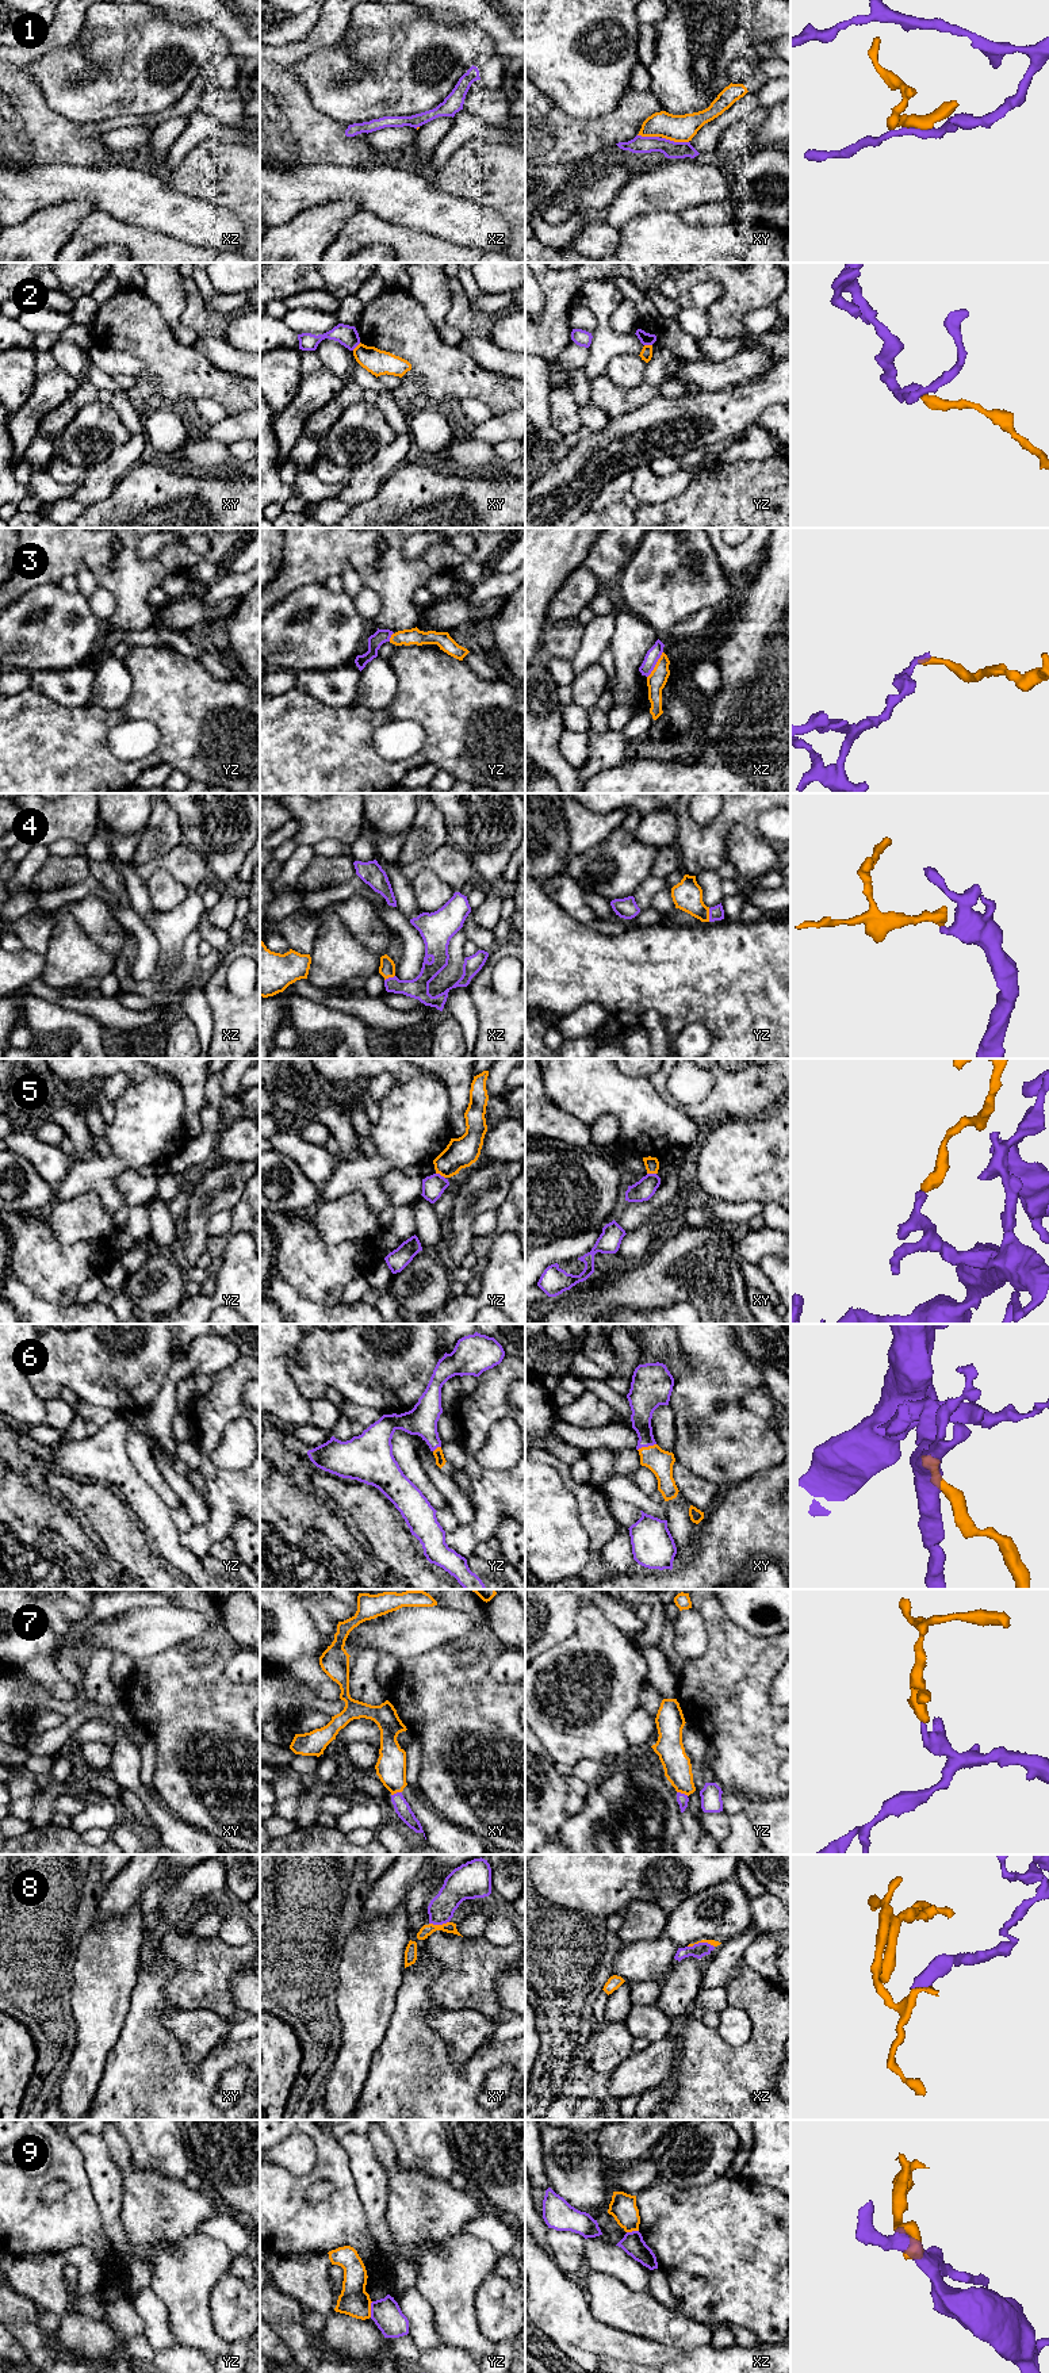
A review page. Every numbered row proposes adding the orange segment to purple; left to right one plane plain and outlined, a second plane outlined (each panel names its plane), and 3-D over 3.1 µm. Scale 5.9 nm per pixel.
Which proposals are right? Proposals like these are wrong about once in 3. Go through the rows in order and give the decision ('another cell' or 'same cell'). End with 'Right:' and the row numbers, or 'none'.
1: same cell
2: another cell
3: another cell
4: same cell
5: another cell
6: same cell
7: another cell
8: same cell
9: another cell
Right: 1, 4, 6, 8

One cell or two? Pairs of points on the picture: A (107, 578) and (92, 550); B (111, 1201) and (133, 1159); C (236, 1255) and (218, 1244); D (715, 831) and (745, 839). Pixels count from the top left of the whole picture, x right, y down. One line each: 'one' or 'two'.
A: one
B: one
C: two
D: two

